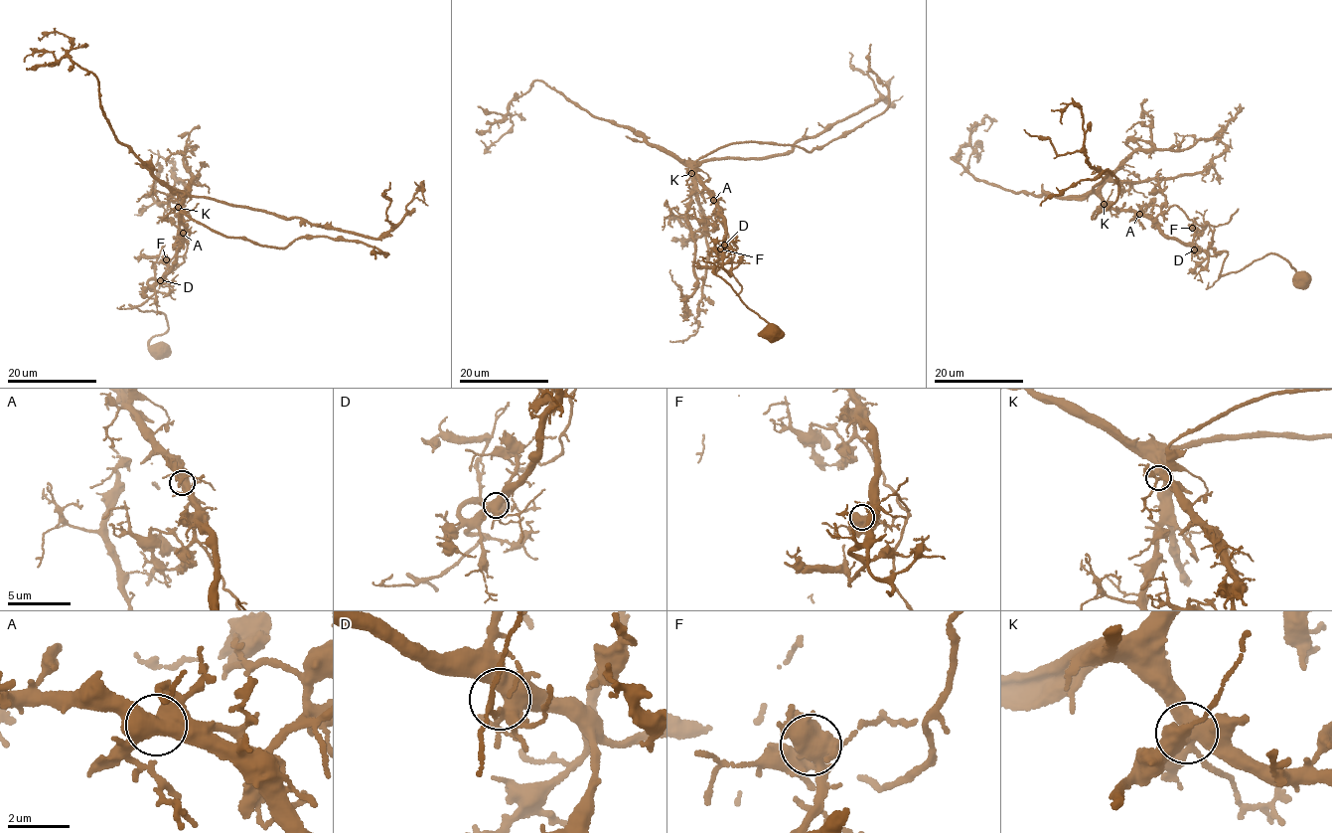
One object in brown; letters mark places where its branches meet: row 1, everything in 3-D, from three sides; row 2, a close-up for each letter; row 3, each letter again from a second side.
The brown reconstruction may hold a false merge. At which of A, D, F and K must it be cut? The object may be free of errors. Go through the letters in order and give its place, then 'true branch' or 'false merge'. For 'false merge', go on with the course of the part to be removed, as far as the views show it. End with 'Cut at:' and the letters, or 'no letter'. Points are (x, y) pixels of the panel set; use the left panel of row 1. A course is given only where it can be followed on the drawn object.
A: place (183, 233); false merge; course (183, 233), (179, 241), (189, 239), (183, 262), (168, 268), (173, 270), (178, 265), (173, 260)
D: place (160, 280); true branch
F: place (166, 259); true branch
K: place (178, 207); true branch
Cut at: A

